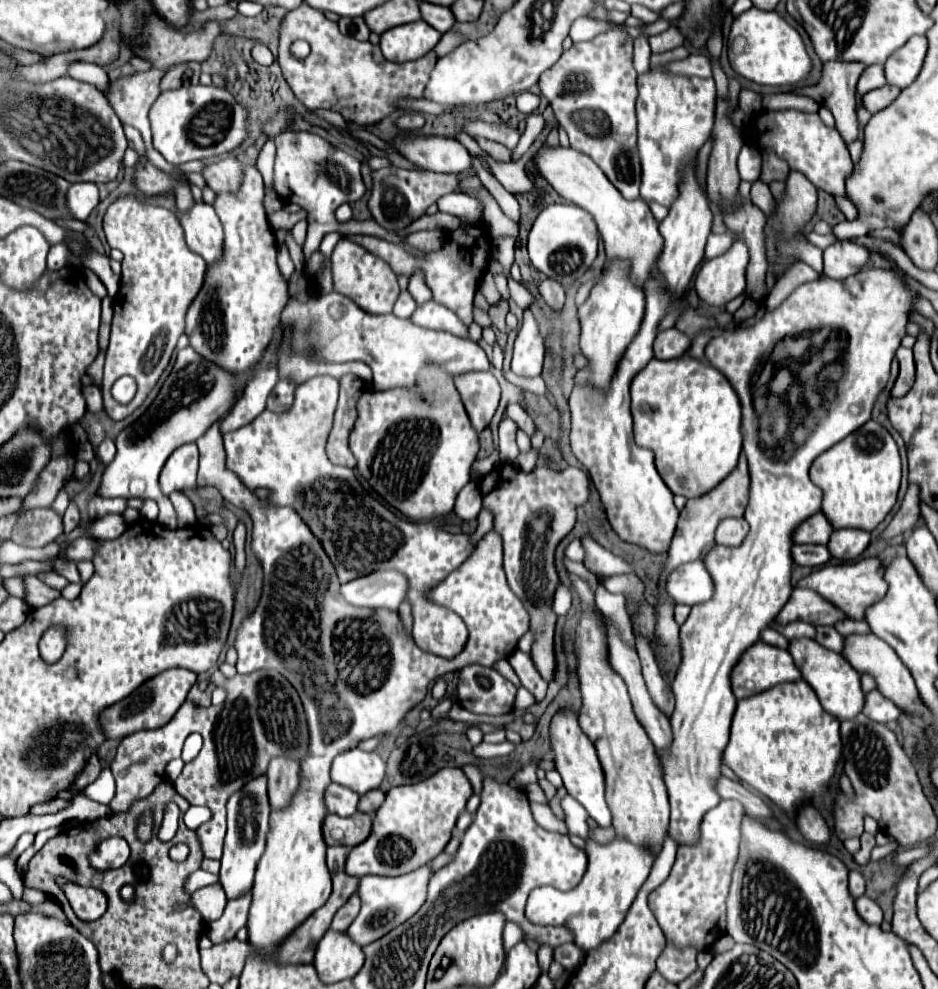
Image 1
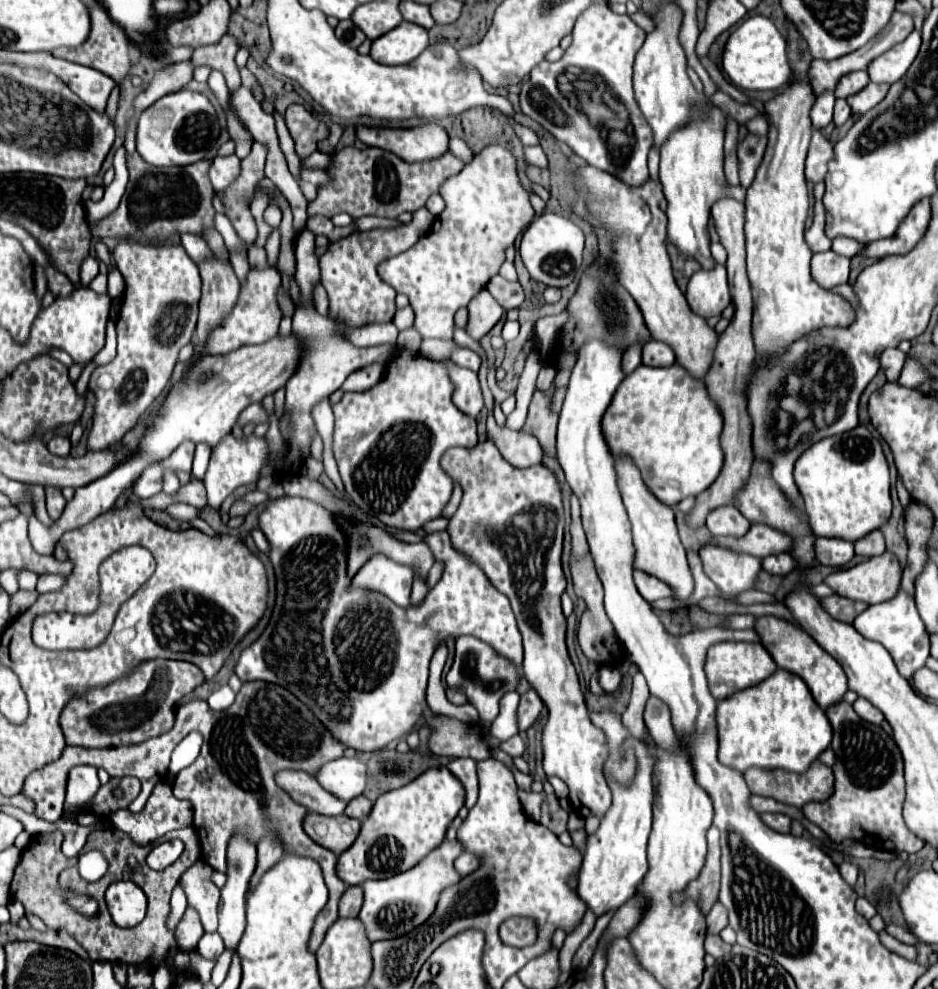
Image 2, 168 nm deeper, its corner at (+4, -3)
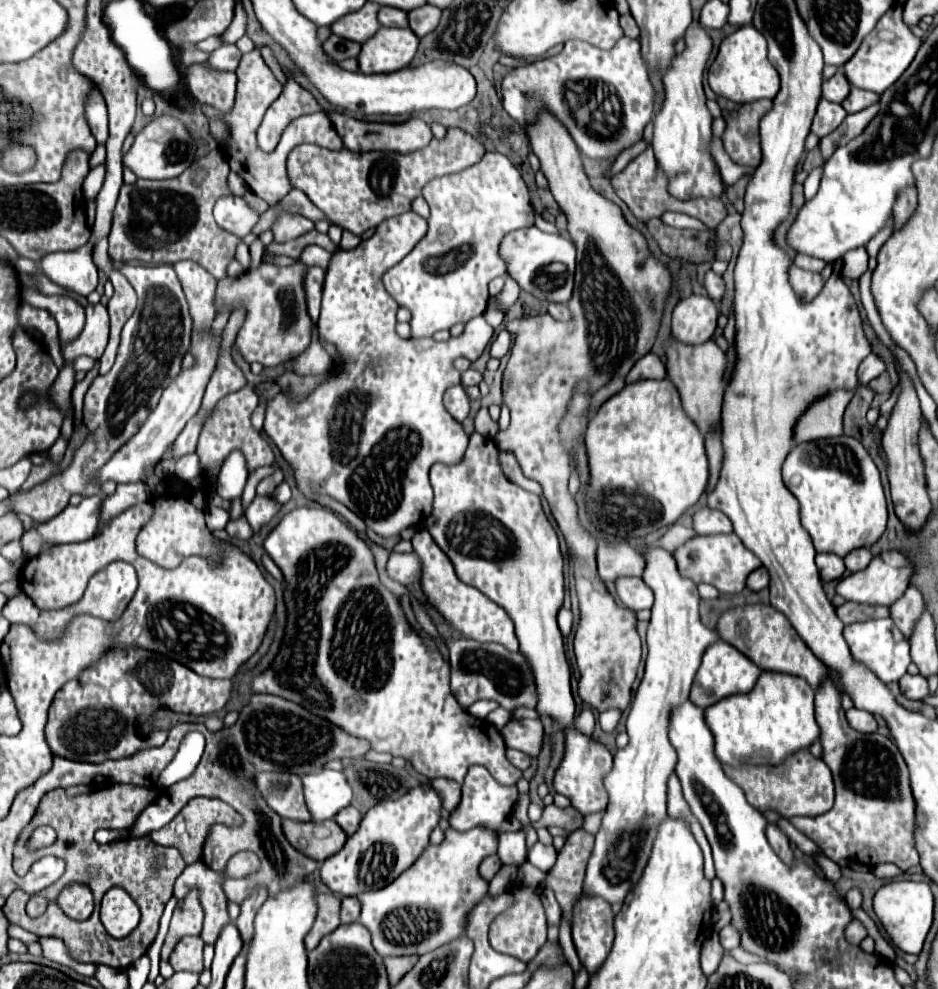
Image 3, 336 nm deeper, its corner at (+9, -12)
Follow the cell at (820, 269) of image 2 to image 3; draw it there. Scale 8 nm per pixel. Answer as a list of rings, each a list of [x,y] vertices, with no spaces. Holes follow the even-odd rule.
[[[792,266],[790,268],[790,284],[796,290],[796,294],[800,294],[802,300],[812,300],[820,294],[826,280],[822,278],[820,272],[810,272],[810,270]]]

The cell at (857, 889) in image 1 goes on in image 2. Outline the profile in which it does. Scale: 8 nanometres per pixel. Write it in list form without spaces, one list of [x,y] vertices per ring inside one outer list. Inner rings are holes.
[[[841,863],[839,865],[839,873],[841,873],[841,877],[853,887],[855,885],[855,881],[857,881],[857,867],[853,865],[853,863]]]

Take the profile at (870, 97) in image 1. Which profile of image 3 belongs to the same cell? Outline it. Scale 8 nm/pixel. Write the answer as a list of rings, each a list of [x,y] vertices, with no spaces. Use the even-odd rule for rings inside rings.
[[[852,88],[848,98],[842,102],[842,108],[848,112],[848,114],[854,114],[854,112],[860,112],[872,104],[876,104],[880,100],[878,94],[872,94],[868,90],[860,90],[860,88]]]

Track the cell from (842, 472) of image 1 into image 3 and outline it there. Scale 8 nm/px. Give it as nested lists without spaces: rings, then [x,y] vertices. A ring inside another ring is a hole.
[[[836,436],[836,438],[798,444],[790,450],[782,466],[782,476],[788,490],[800,502],[800,522],[802,528],[810,534],[816,552],[832,552],[836,556],[846,556],[856,548],[872,546],[884,534],[888,516],[886,516],[886,498],[880,482],[880,472],[860,440],[852,436]]]

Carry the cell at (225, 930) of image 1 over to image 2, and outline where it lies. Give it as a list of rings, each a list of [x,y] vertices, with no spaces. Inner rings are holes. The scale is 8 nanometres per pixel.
[[[205,933],[197,945],[197,953],[203,959],[217,959],[223,953],[223,945],[221,945],[221,937],[219,933]]]

